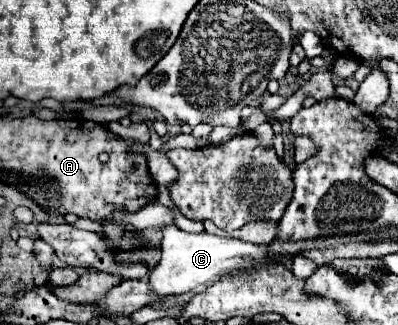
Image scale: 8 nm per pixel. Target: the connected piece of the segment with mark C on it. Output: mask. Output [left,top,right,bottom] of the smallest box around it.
[149,226,267,296]

